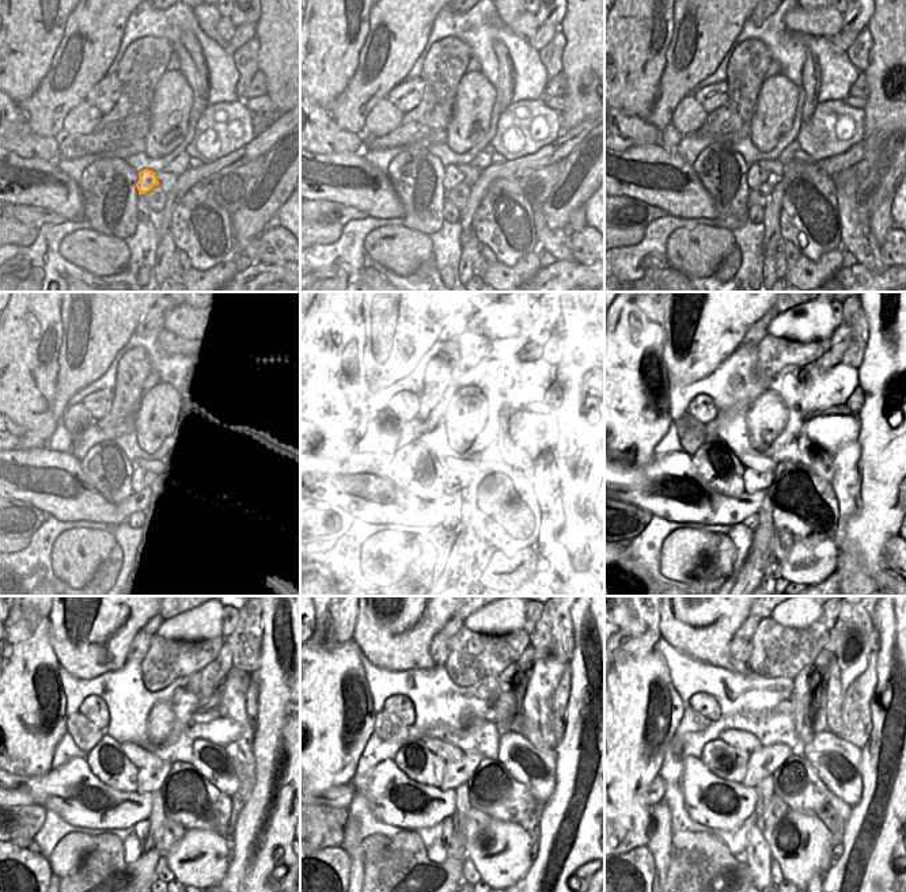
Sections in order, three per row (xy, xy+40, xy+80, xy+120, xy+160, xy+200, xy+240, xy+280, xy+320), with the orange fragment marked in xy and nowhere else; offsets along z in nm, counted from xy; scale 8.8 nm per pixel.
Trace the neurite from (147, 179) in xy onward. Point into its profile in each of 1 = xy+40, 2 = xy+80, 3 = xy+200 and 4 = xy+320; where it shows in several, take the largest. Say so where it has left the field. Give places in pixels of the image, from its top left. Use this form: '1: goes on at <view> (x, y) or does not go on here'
1: goes on at xy+40 (452, 177)
2: goes on at xy+80 (755, 177)
3: goes on at xy+200 (753, 479)
4: goes on at xy+320 (765, 760)

